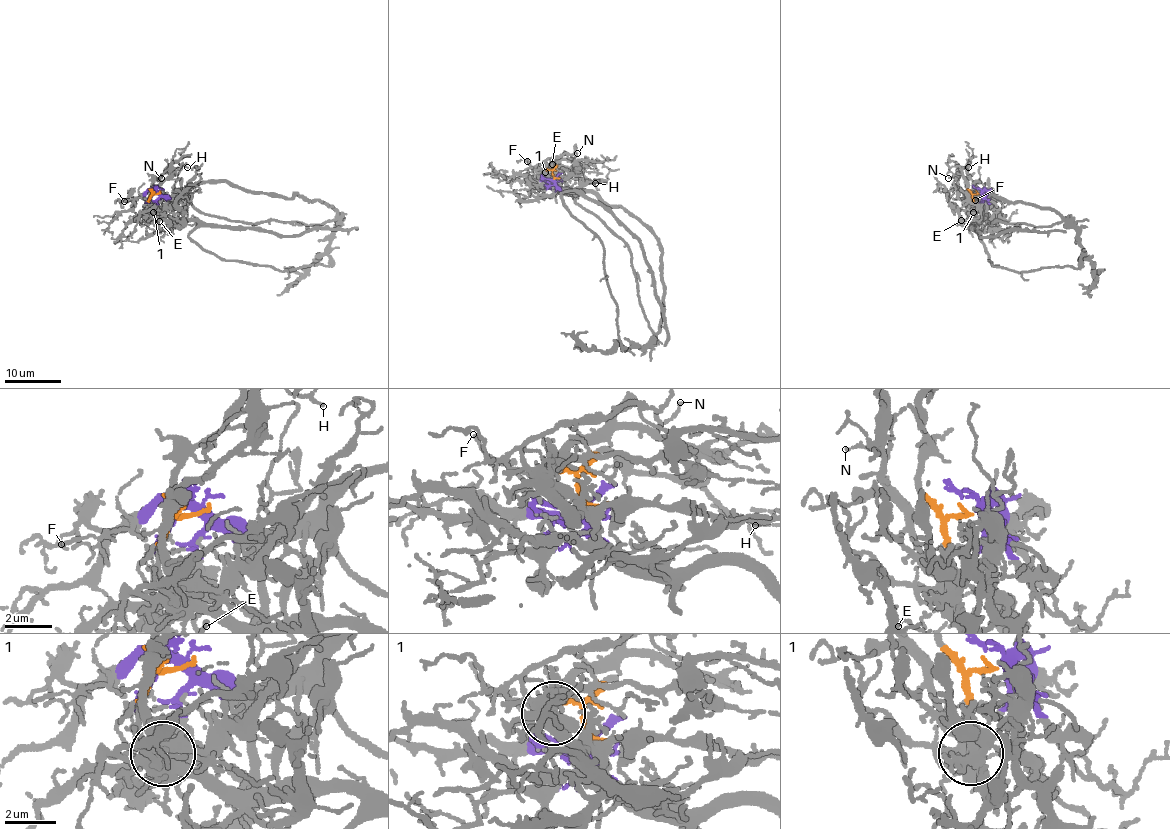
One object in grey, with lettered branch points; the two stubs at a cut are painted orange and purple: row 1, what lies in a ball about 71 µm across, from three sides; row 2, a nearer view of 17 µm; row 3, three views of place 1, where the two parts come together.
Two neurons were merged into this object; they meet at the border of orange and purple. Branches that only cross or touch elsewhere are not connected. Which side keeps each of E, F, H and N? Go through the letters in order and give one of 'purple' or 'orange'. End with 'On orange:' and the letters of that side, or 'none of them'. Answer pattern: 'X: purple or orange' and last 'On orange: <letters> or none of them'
E: orange
F: purple
H: orange
N: orange
On orange: E, H, N

